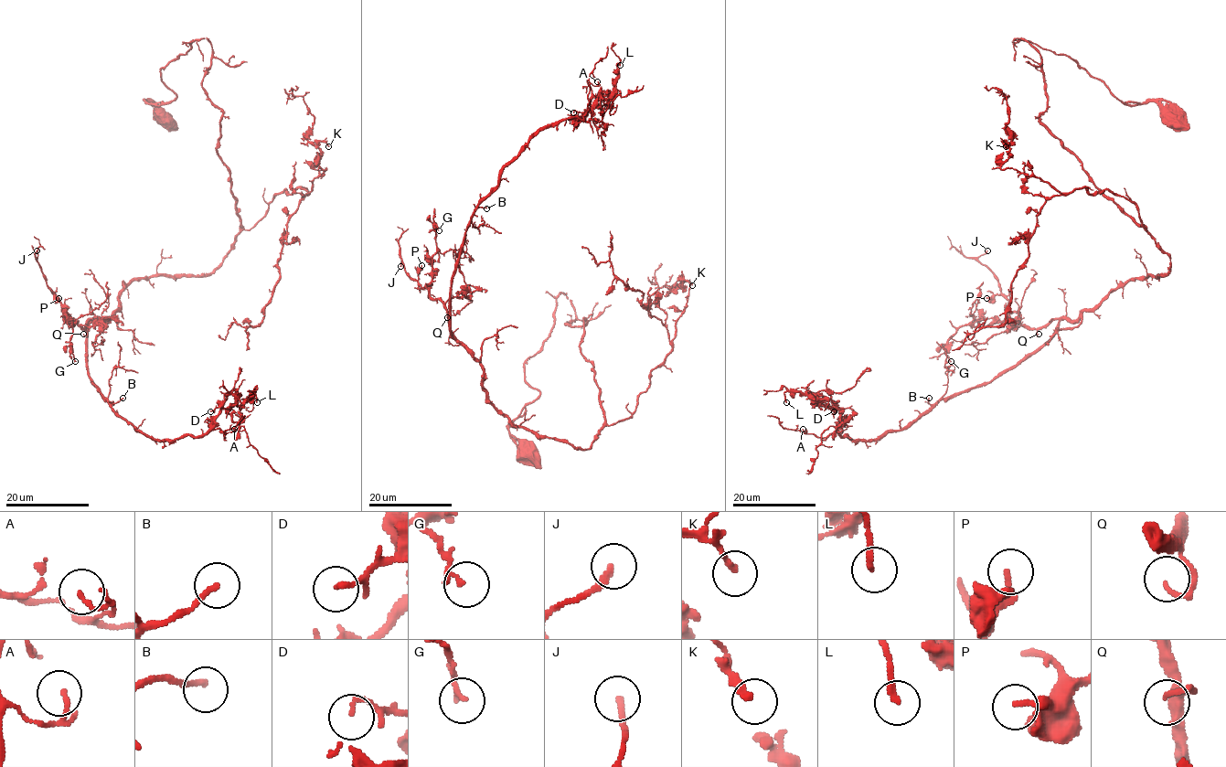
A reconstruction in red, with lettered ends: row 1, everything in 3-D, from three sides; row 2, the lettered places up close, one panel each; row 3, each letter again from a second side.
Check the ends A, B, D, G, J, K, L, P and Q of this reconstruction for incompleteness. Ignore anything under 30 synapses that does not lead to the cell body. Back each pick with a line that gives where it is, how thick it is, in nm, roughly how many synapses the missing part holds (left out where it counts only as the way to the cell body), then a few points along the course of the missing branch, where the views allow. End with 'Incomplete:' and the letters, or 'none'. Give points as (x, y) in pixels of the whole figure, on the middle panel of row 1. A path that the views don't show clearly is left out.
B: Place: (486, 208). Thickness 160 nm. Roughly 40 synapses. Course of what is missing: (486, 208), (506, 192), (506, 197), (510, 196)
Incomplete: B

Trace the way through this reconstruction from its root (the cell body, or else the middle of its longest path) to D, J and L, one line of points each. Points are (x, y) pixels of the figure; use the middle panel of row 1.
D: (526, 457), (524, 365), (561, 293), (586, 322), (604, 425), (577, 449), (488, 399), (451, 278), (573, 112)
J: (526, 457), (524, 365), (561, 293), (585, 319), (604, 425), (577, 449), (488, 399), (400, 266)
L: (526, 457), (524, 365), (561, 293), (586, 322), (577, 449), (488, 399), (451, 278), (620, 65)

